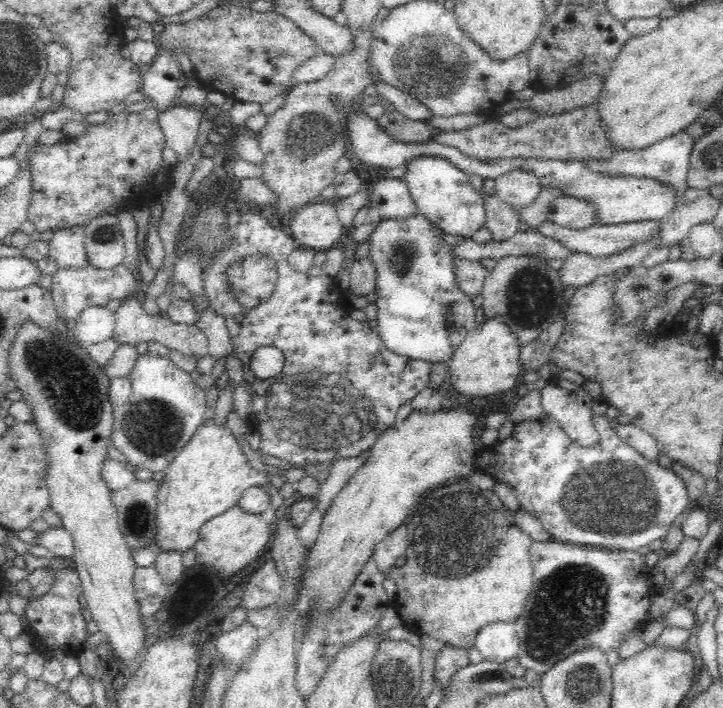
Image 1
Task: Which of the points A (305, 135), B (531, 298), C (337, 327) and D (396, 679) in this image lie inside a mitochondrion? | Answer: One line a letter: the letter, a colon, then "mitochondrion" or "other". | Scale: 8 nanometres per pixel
A: mitochondrion
B: mitochondrion
C: other
D: mitochondrion

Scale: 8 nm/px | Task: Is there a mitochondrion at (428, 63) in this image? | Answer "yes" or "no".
yes

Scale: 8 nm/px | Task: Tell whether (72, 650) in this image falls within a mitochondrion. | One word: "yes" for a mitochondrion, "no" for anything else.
no

